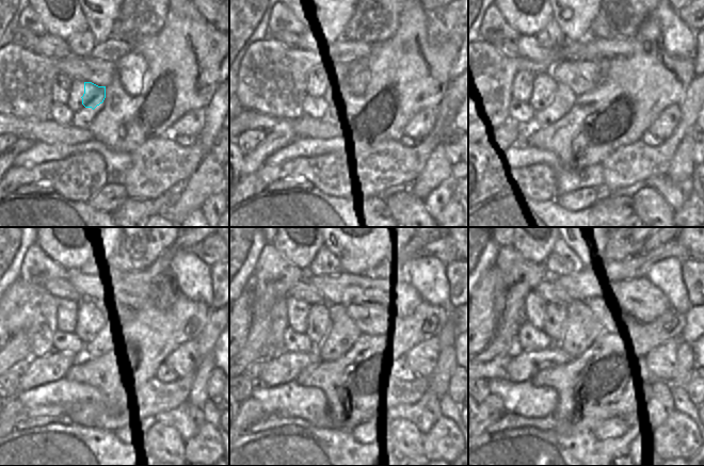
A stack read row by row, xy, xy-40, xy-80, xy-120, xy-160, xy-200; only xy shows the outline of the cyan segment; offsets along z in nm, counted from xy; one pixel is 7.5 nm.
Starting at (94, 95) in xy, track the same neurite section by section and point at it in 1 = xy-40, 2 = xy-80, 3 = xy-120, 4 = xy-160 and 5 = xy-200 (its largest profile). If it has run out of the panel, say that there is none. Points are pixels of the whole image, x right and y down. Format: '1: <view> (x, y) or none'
1: xy-40 (332, 95)
2: xy-80 (566, 92)
3: xy-120 (89, 322)
4: xy-160 (318, 323)
5: xy-200 (555, 323)

